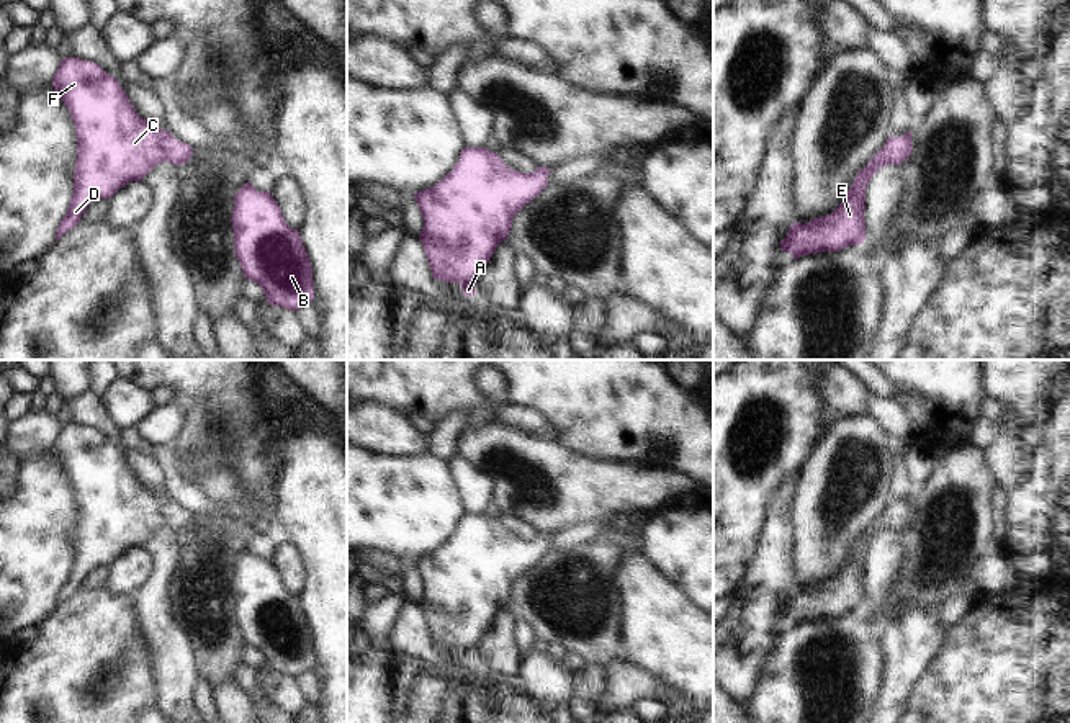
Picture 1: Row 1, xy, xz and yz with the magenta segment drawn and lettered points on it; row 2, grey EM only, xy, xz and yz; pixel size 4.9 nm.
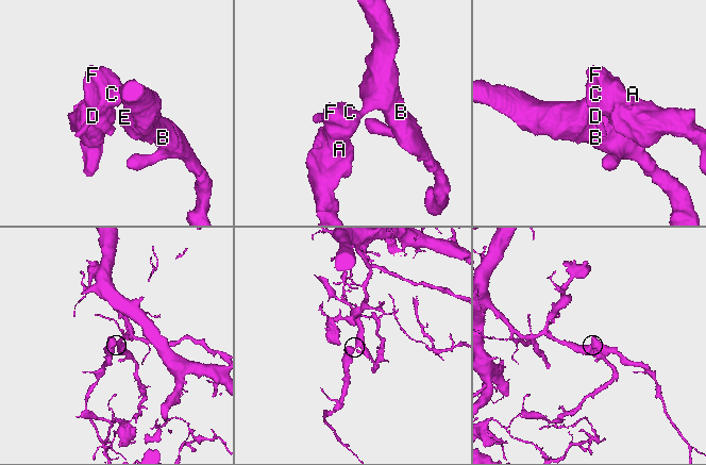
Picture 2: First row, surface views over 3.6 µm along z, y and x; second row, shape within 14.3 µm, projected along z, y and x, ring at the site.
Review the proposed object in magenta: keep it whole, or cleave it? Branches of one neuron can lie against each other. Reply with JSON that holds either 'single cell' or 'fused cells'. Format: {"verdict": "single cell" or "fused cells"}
{"verdict": "single cell"}

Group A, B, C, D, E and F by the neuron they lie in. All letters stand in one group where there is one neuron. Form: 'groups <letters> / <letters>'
groups A B C D E F

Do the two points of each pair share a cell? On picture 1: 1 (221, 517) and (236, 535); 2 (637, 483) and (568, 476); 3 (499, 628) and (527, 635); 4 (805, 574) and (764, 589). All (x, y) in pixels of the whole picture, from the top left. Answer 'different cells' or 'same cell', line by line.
1: same cell
2: same cell
3: different cells
4: different cells

